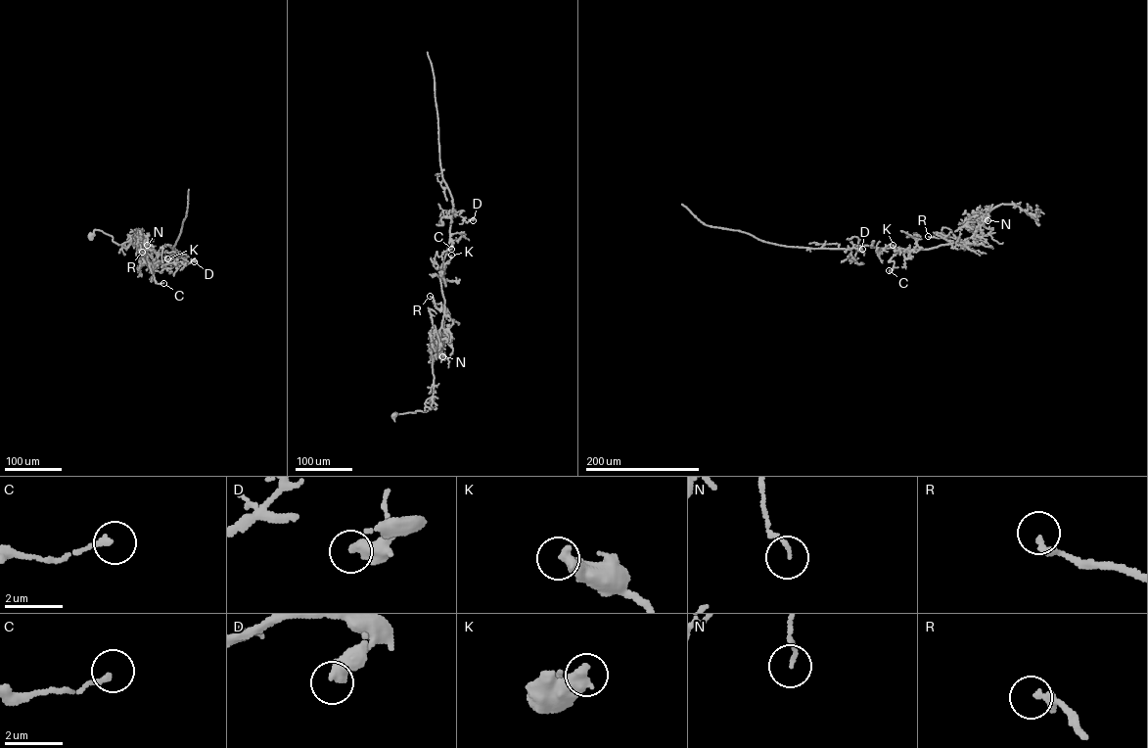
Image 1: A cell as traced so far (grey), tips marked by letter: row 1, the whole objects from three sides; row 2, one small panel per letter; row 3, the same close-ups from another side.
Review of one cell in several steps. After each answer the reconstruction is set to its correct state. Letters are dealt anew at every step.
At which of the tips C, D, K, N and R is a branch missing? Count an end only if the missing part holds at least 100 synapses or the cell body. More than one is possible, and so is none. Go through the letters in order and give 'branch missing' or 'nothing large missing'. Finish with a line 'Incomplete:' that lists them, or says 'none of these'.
C: nothing large missing
D: nothing large missing
K: nothing large missing
N: nothing large missing
R: nothing large missing
Incomplete: none of these

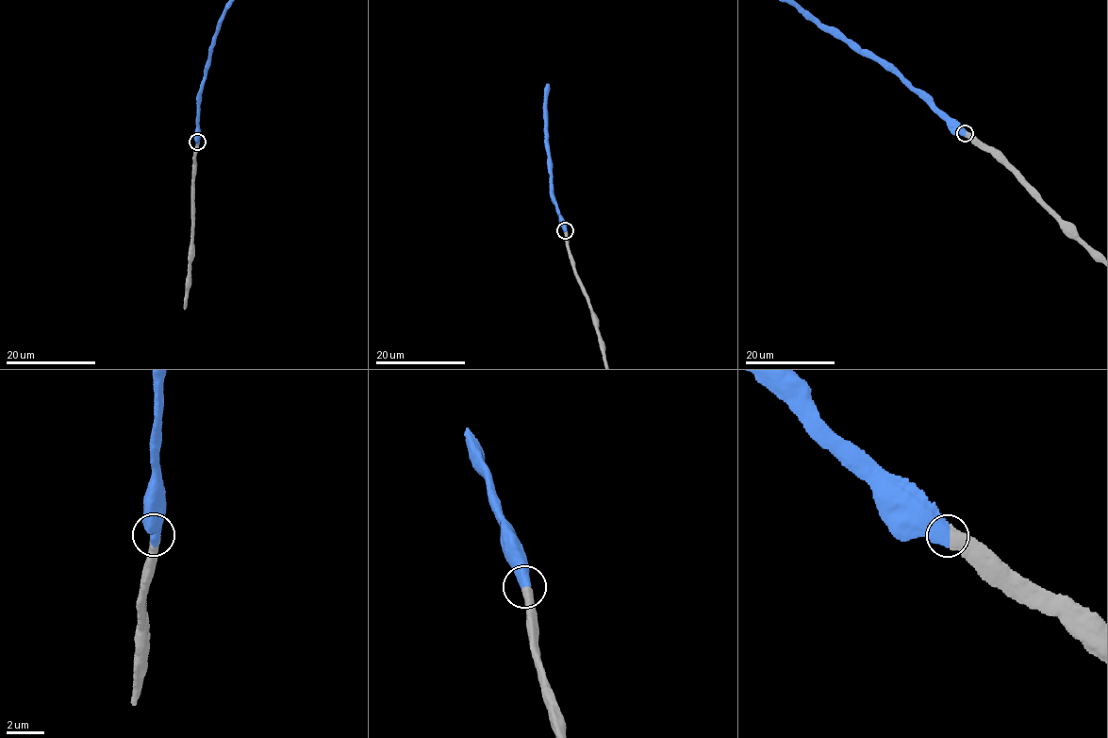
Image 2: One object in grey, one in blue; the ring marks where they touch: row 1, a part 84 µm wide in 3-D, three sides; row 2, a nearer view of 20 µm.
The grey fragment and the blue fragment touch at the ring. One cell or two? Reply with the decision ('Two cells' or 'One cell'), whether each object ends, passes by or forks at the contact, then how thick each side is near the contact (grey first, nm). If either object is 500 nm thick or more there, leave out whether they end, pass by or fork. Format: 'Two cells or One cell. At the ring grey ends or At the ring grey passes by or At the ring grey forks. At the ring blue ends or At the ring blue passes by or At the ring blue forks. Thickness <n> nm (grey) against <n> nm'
One cell. Thickness 600 nm (grey) against 700 nm

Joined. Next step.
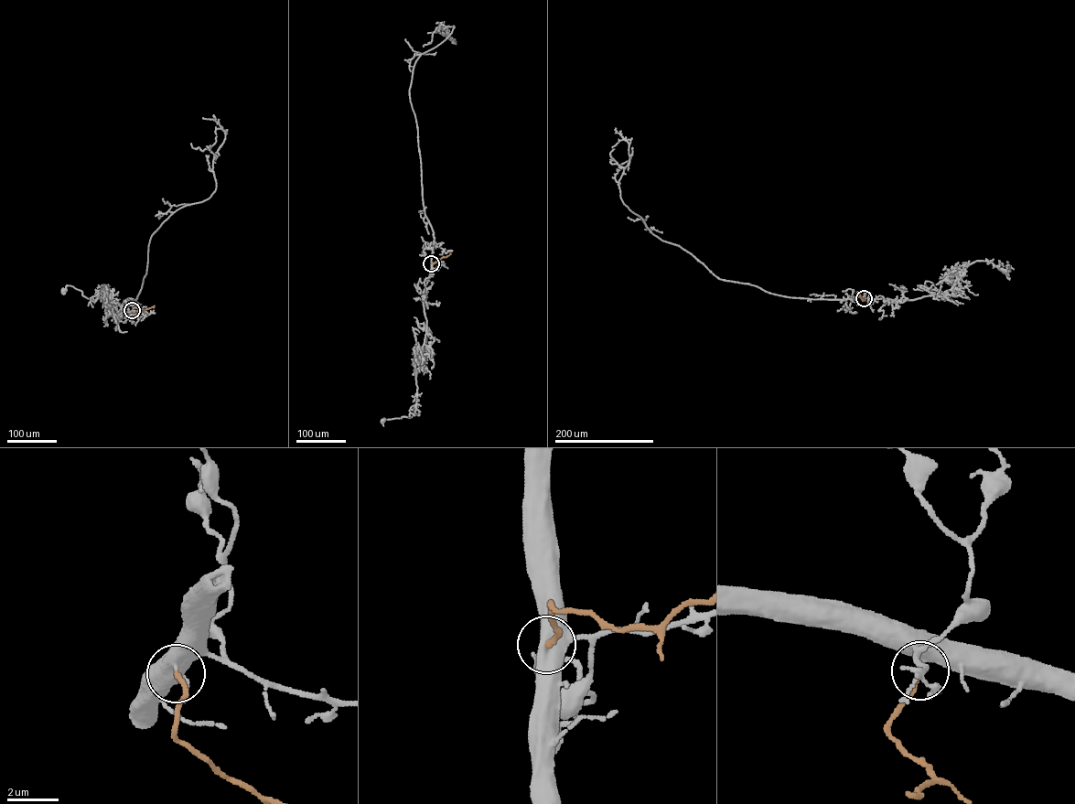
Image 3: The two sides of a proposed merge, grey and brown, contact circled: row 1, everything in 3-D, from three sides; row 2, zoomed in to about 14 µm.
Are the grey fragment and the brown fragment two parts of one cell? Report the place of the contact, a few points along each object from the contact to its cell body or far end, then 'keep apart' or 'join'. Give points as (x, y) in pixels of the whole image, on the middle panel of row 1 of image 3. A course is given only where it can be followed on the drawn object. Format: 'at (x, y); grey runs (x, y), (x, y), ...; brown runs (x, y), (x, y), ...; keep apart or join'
at (431, 263); grey runs (431, 263), (423, 297), (426, 331), (416, 375), (416, 409), (411, 417), (381, 421); brown runs (431, 263), (450, 252); join

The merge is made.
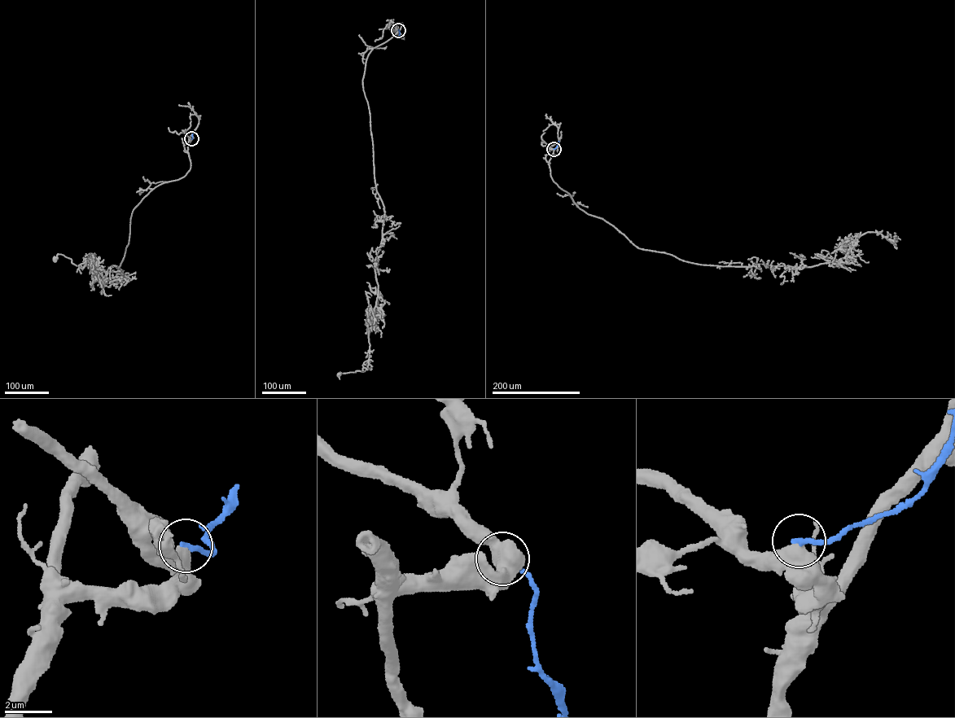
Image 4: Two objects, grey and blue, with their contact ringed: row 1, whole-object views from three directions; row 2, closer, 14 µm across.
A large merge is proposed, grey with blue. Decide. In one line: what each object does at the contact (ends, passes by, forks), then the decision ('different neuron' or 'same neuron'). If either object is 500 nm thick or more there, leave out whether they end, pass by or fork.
different neuron

